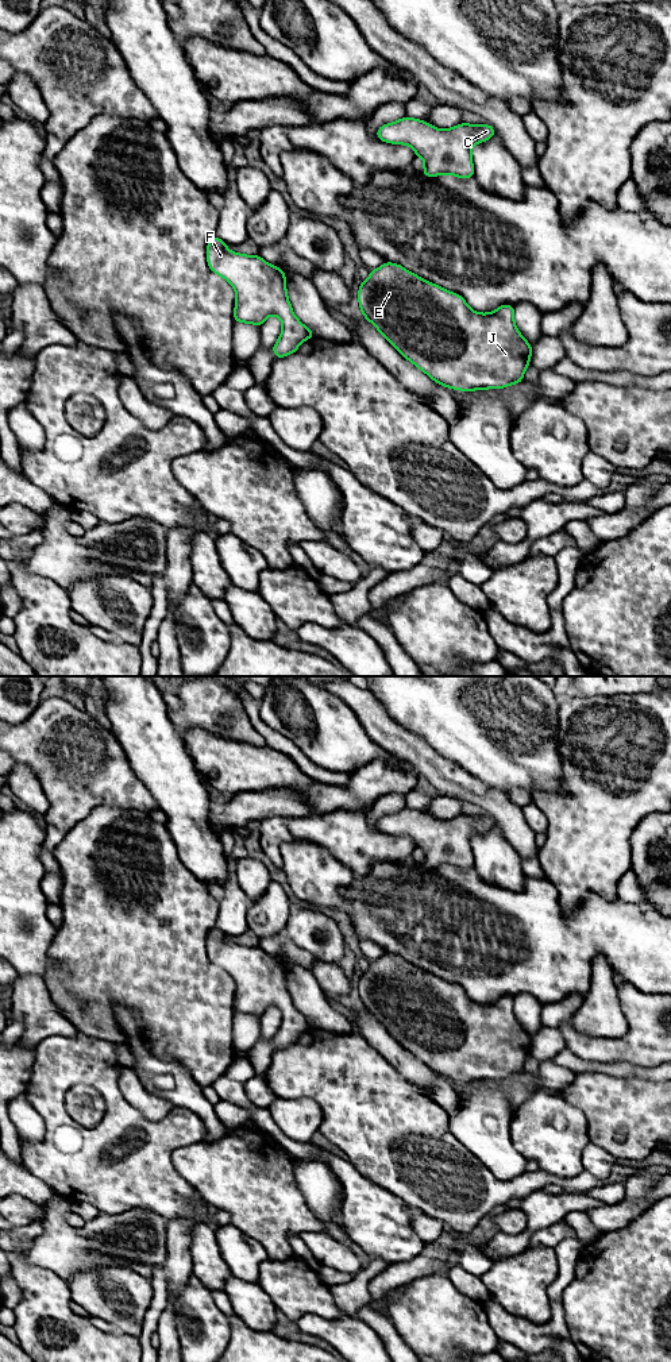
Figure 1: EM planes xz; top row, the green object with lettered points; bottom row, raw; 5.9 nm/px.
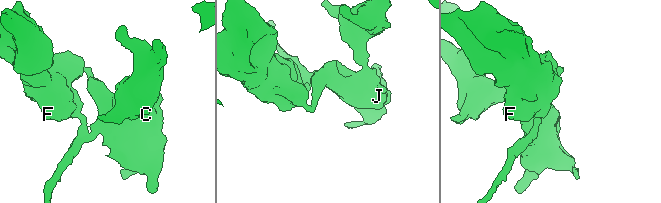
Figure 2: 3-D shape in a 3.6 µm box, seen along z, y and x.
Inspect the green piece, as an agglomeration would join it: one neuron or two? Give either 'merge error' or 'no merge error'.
merge error

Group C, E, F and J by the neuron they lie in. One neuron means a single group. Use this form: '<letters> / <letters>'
C E J / F

